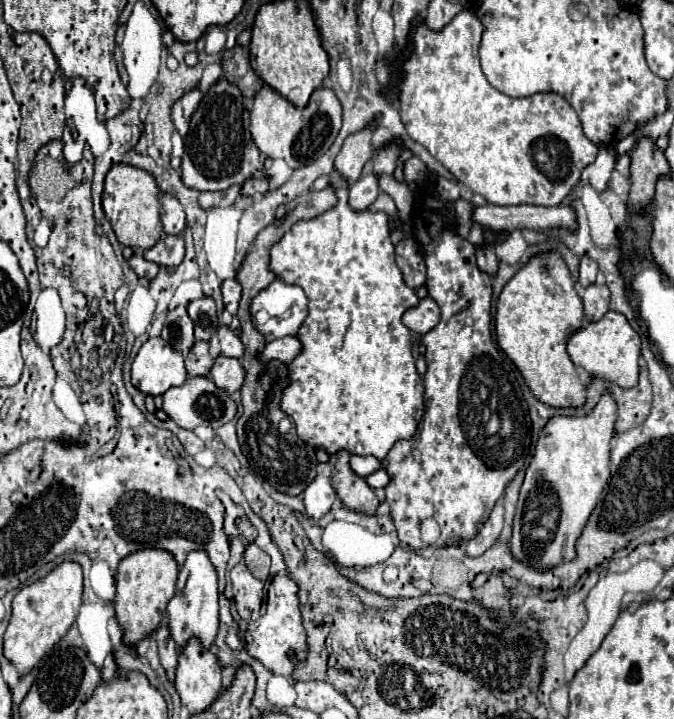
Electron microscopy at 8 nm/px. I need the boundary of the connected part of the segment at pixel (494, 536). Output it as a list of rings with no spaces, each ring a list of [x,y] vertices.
[[[498,503],[494,507],[494,511],[490,513],[488,521],[484,523],[482,531],[472,541],[466,543],[466,555],[478,557],[498,541],[498,535],[502,531],[502,517],[504,517],[504,507],[502,507],[502,503]]]

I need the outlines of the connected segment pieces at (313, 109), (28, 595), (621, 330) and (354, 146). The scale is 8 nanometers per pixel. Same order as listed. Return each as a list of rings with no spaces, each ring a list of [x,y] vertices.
[[[264,85],[258,91],[258,95],[254,97],[254,107],[252,107],[252,115],[250,115],[252,139],[254,139],[256,147],[260,149],[260,153],[264,153],[270,159],[280,157],[292,169],[304,167],[304,165],[312,163],[314,159],[318,159],[320,155],[324,155],[326,147],[330,149],[330,145],[334,143],[334,139],[340,131],[340,125],[342,125],[340,101],[336,99],[334,91],[326,89],[326,87],[316,89],[310,97],[310,103],[304,109],[298,109],[292,103],[288,103],[280,93],[276,93],[268,85]]]
[[[66,561],[44,579],[22,587],[12,601],[12,617],[4,633],[4,657],[20,675],[30,673],[40,659],[68,633],[82,605],[82,571],[78,563]]]
[[[608,311],[600,321],[588,323],[568,339],[568,355],[576,367],[584,367],[590,377],[616,383],[622,389],[632,389],[640,373],[640,335],[630,327],[626,317],[618,311]]]
[[[372,121],[366,129],[348,135],[340,153],[334,159],[334,169],[348,181],[348,185],[354,185],[360,179],[364,165],[376,155],[376,149],[372,145],[374,129],[376,121]]]

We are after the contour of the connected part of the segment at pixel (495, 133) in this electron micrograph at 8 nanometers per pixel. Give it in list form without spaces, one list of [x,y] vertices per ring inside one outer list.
[[[462,9],[442,31],[428,31],[428,27],[424,23],[418,25],[418,29],[412,35],[410,55],[404,57],[404,61],[400,65],[400,73],[402,73],[402,83],[400,83],[400,115],[402,115],[402,123],[406,125],[406,131],[408,131],[408,135],[410,135],[412,141],[422,143],[458,179],[458,183],[464,183],[472,193],[482,195],[488,203],[492,203],[492,205],[522,205],[522,203],[532,203],[532,205],[544,205],[544,207],[560,205],[562,199],[580,181],[580,173],[584,171],[584,167],[590,165],[590,163],[594,163],[594,159],[598,155],[598,145],[594,145],[590,139],[586,139],[586,135],[582,133],[582,125],[580,125],[580,119],[578,119],[576,111],[558,93],[536,93],[536,95],[530,95],[530,97],[518,97],[516,99],[516,97],[508,97],[508,95],[500,93],[498,89],[494,89],[488,83],[488,79],[484,77],[482,69],[480,69],[478,47],[480,47],[482,29],[484,29],[482,23],[468,9]]]

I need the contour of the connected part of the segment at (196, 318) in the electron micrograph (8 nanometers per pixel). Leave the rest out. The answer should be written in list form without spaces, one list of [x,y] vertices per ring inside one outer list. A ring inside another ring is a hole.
[[[202,297],[188,303],[188,315],[194,321],[196,339],[210,341],[216,335],[218,317],[216,317],[216,303],[212,297]]]

